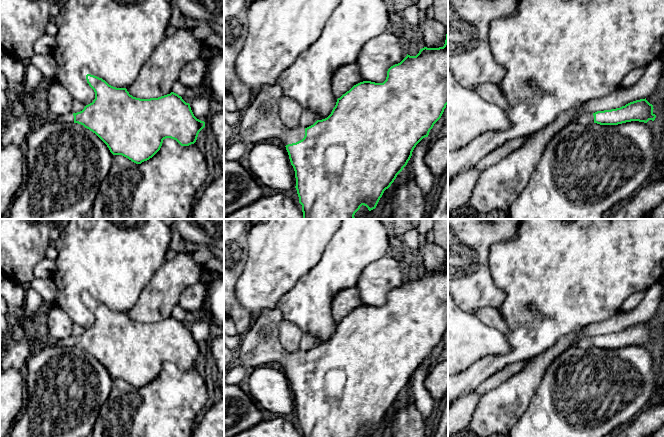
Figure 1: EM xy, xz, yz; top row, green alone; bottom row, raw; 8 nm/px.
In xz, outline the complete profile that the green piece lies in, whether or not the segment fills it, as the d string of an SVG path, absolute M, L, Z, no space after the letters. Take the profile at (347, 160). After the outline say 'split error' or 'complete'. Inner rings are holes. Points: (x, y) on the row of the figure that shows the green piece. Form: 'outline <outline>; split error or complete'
outline M448 32L443 47L420 49L416 56L407 56L398 64L391 66L387 71L386 80L383 83L363 81L354 85L349 91L337 99L336 105L331 114L322 120L317 120L313 125L302 128L297 126L293 129L287 128L279 117L279 102L283 97L283 90L276 82L274 85L266 86L263 90L253 97L250 106L244 110L240 116L239 123L235 126L235 140L241 141L247 145L257 144L264 141L277 141L286 147L291 165L295 171L296 190L299 197L299 203L302 205L302 219L355 219L355 213L362 205L369 211L376 208L384 191L388 189L396 179L397 175L407 165L412 156L416 145L425 137L428 137L434 124L441 118L446 105L448 104Z; split error

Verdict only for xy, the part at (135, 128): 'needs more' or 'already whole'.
needs more

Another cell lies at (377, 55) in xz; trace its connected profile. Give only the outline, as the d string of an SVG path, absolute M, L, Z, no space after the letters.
M388 30L365 43L360 50L357 64L365 81L383 83L388 69L406 56L404 42L397 34Z

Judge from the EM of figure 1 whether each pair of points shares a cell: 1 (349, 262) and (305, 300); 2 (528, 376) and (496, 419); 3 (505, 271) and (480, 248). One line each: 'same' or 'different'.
1: same
2: same
3: different

